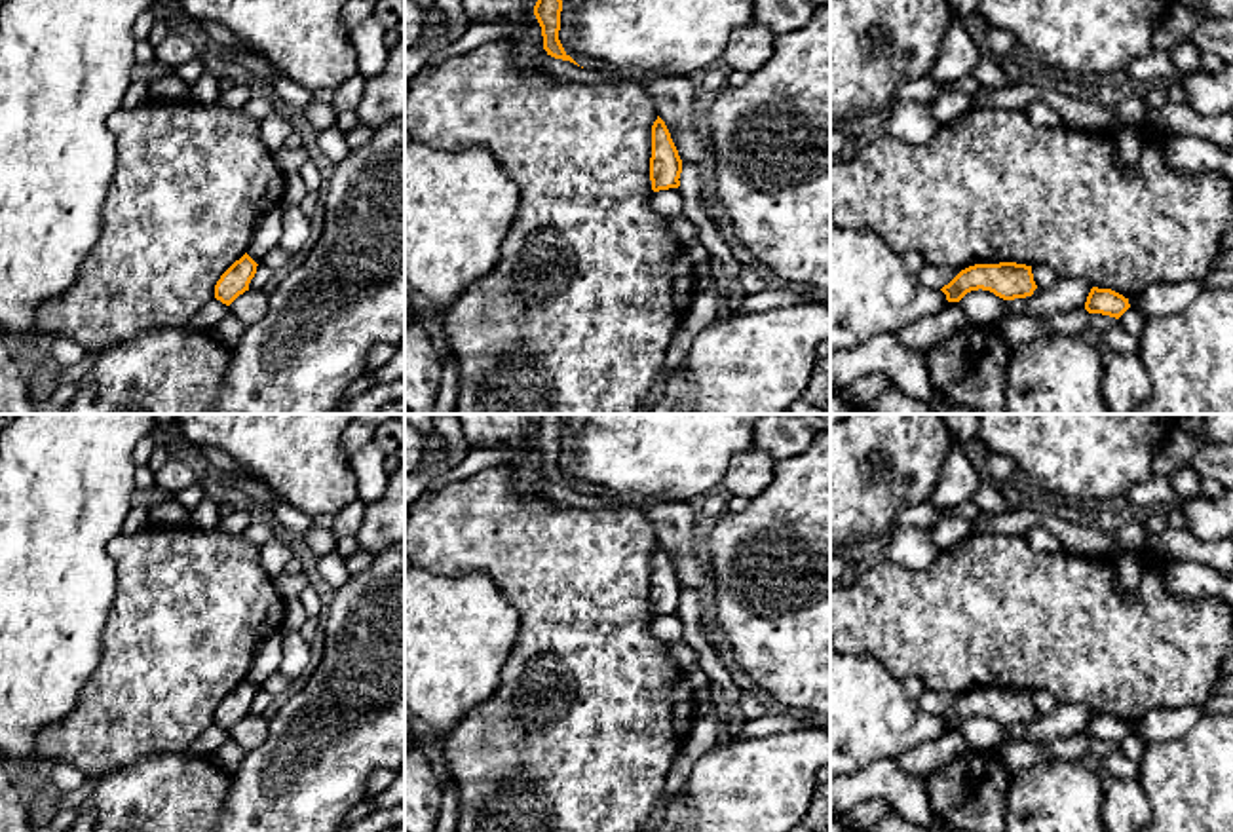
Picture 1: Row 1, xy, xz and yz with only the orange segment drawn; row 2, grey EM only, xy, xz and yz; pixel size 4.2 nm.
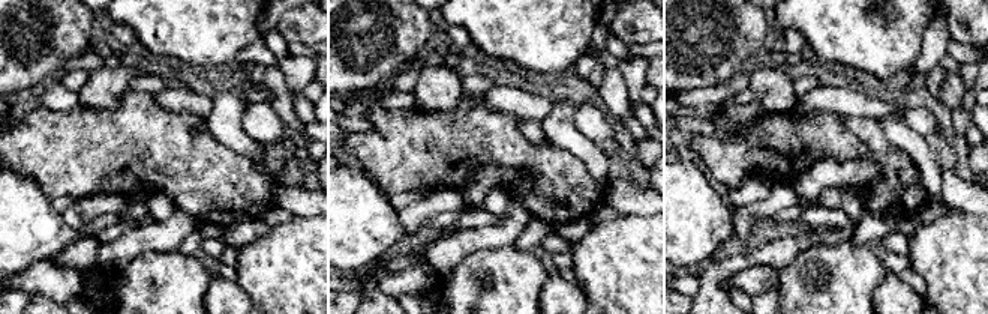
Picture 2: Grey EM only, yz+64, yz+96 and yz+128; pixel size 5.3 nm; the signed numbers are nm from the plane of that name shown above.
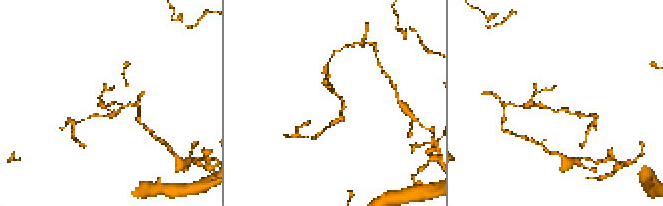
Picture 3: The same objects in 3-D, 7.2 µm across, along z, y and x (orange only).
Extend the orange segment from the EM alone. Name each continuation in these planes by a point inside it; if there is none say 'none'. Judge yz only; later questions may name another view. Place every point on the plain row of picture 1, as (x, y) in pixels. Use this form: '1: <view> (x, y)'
none

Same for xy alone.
none

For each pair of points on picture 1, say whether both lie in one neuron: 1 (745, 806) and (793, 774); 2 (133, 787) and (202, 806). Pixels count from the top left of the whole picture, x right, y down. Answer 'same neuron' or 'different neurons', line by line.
1: same neuron
2: same neuron

